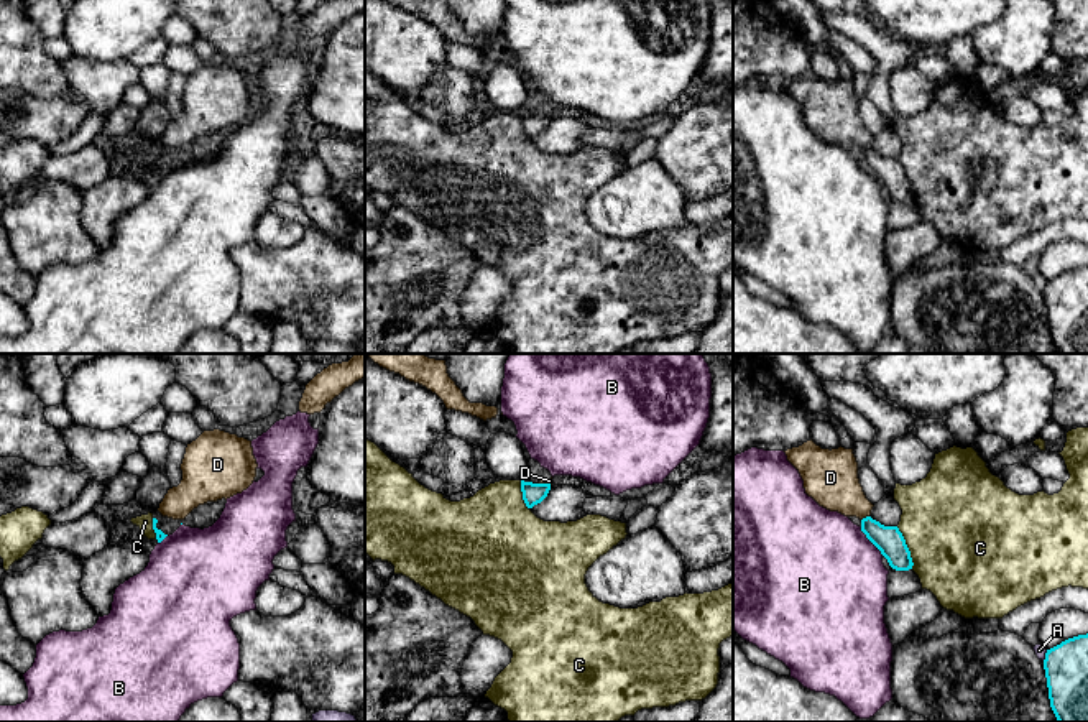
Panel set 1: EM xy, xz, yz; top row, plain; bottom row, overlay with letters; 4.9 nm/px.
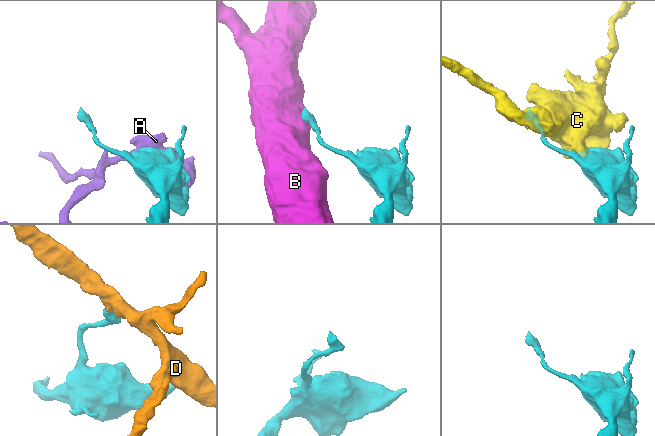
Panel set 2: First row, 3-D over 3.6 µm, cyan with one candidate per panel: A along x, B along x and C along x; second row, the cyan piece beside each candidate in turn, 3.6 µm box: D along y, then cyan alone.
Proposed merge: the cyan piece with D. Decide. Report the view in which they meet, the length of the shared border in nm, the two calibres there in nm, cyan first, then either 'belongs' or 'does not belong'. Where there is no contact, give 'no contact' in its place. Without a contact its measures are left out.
yz | 50 nm | 140/260 nm | does not belong

